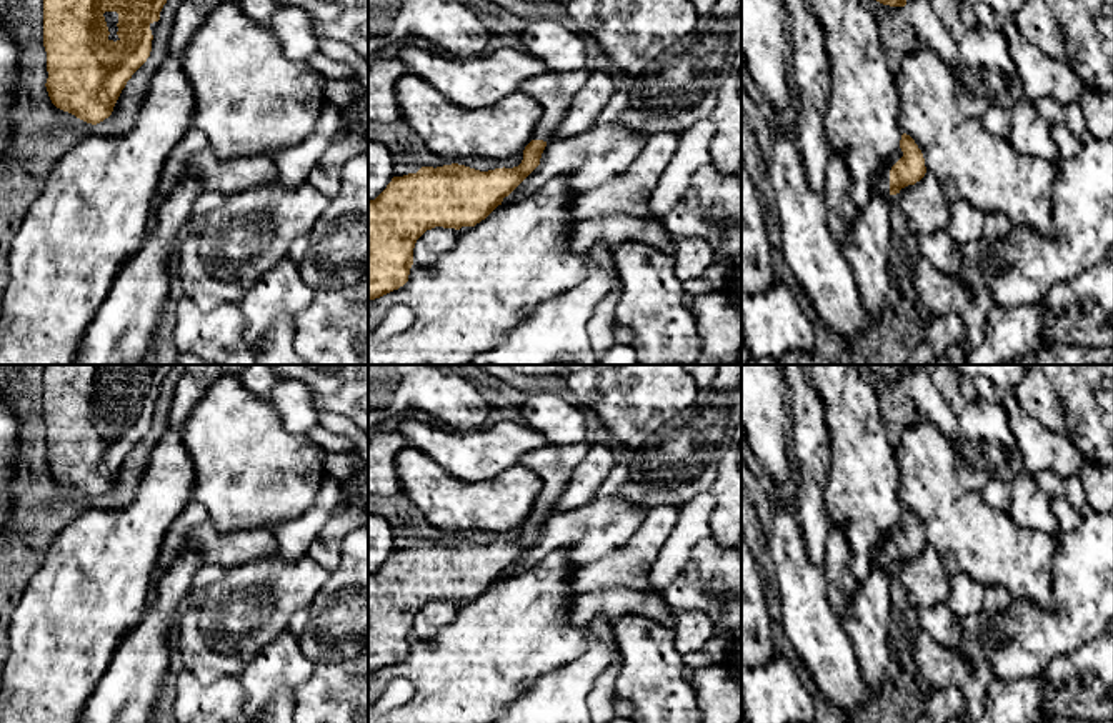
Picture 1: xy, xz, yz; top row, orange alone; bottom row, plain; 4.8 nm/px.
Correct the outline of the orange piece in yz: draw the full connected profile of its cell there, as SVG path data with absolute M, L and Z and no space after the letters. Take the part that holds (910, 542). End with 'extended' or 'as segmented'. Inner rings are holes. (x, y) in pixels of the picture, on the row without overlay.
M903 506L898 526L873 553L876 563L896 568L901 561L915 558L926 546L925 531L915 513Z; extended

